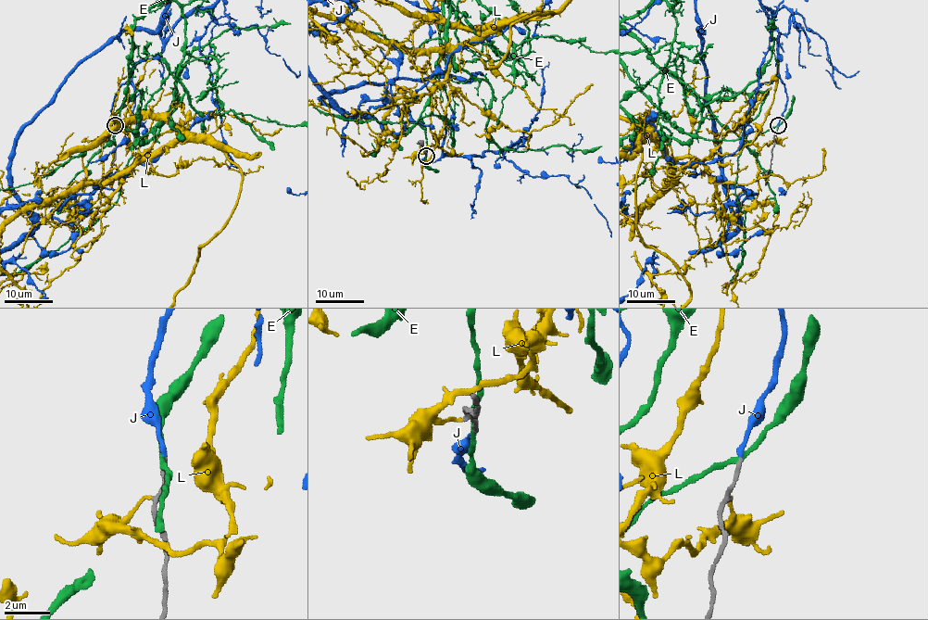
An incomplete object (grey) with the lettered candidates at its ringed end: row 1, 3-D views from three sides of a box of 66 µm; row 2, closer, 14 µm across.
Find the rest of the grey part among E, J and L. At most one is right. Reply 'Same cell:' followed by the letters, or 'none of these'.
Same cell: J

